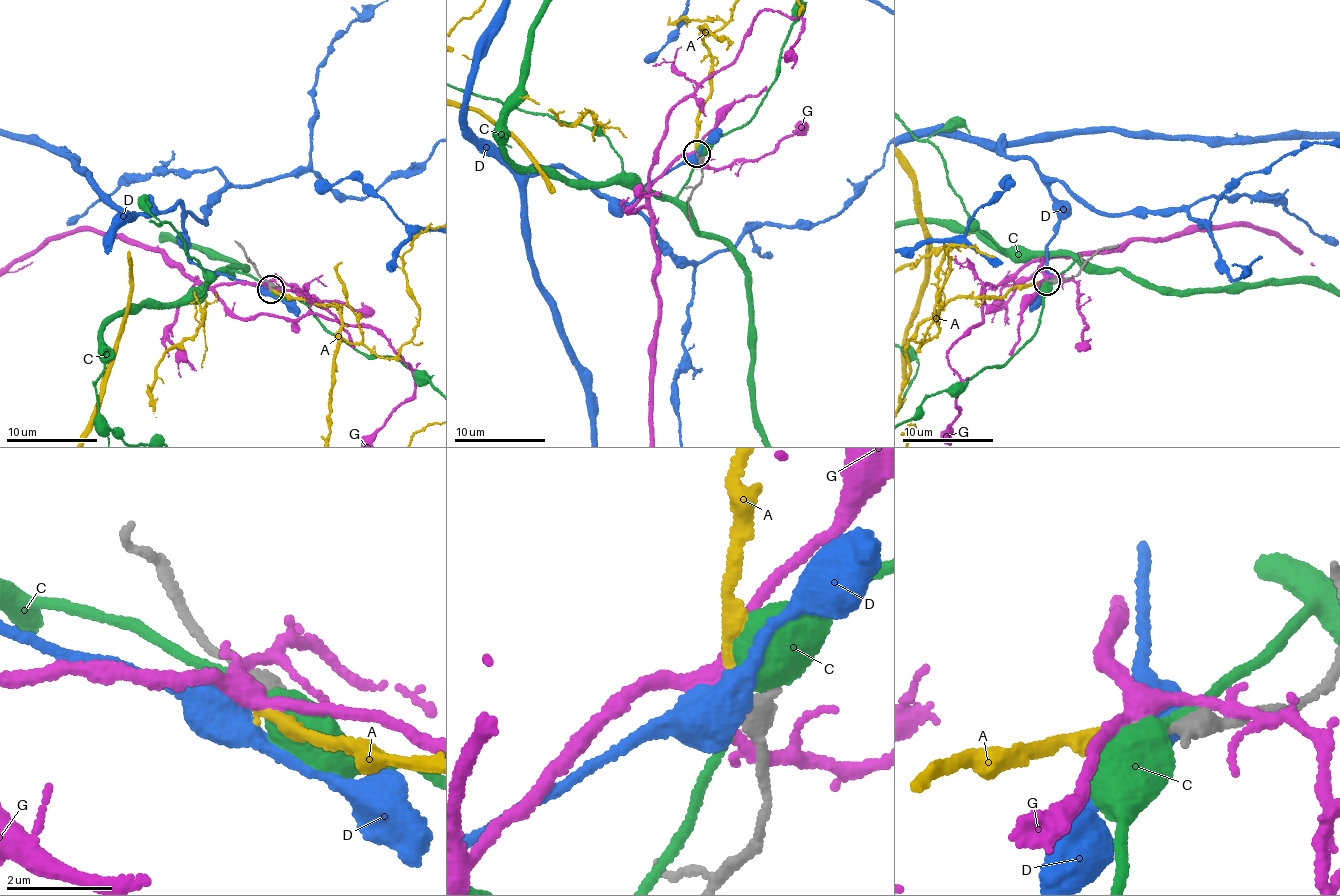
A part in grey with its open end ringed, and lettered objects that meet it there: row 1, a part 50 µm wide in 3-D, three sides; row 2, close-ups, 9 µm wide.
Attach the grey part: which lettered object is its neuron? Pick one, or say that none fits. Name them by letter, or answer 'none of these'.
A

